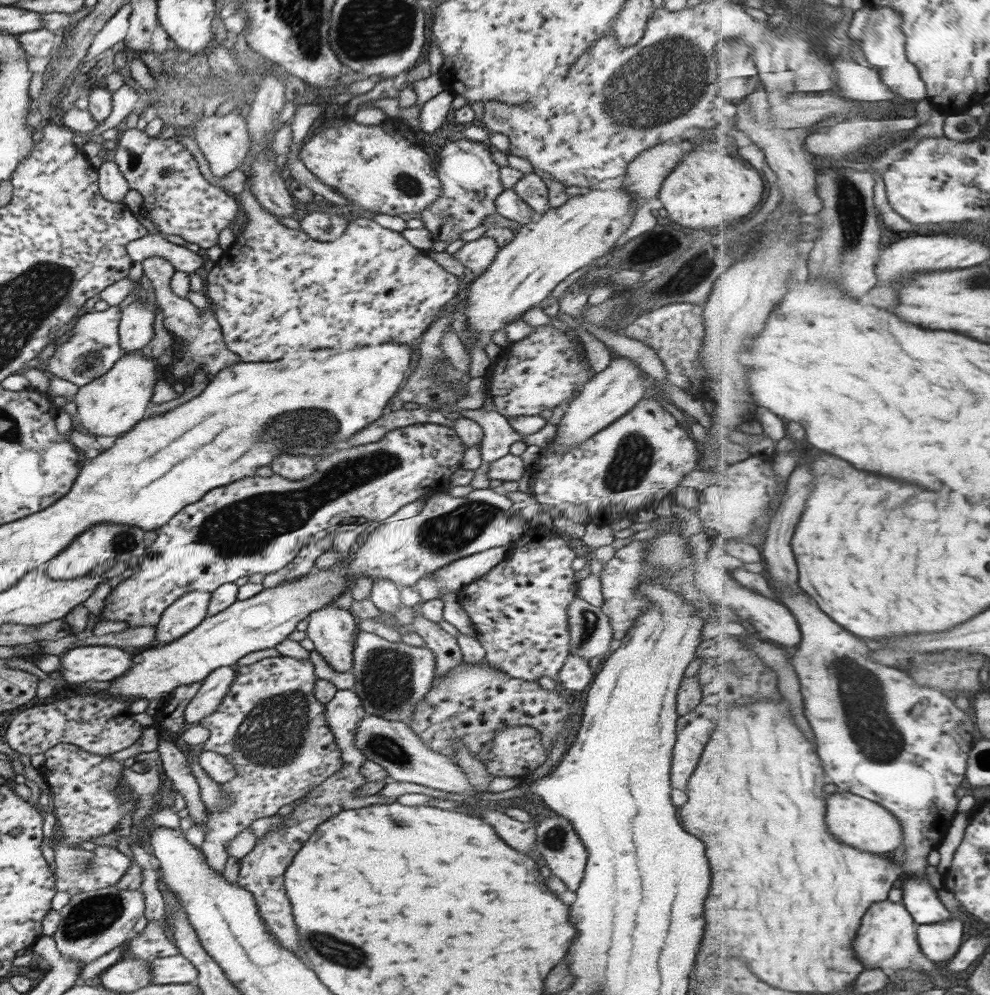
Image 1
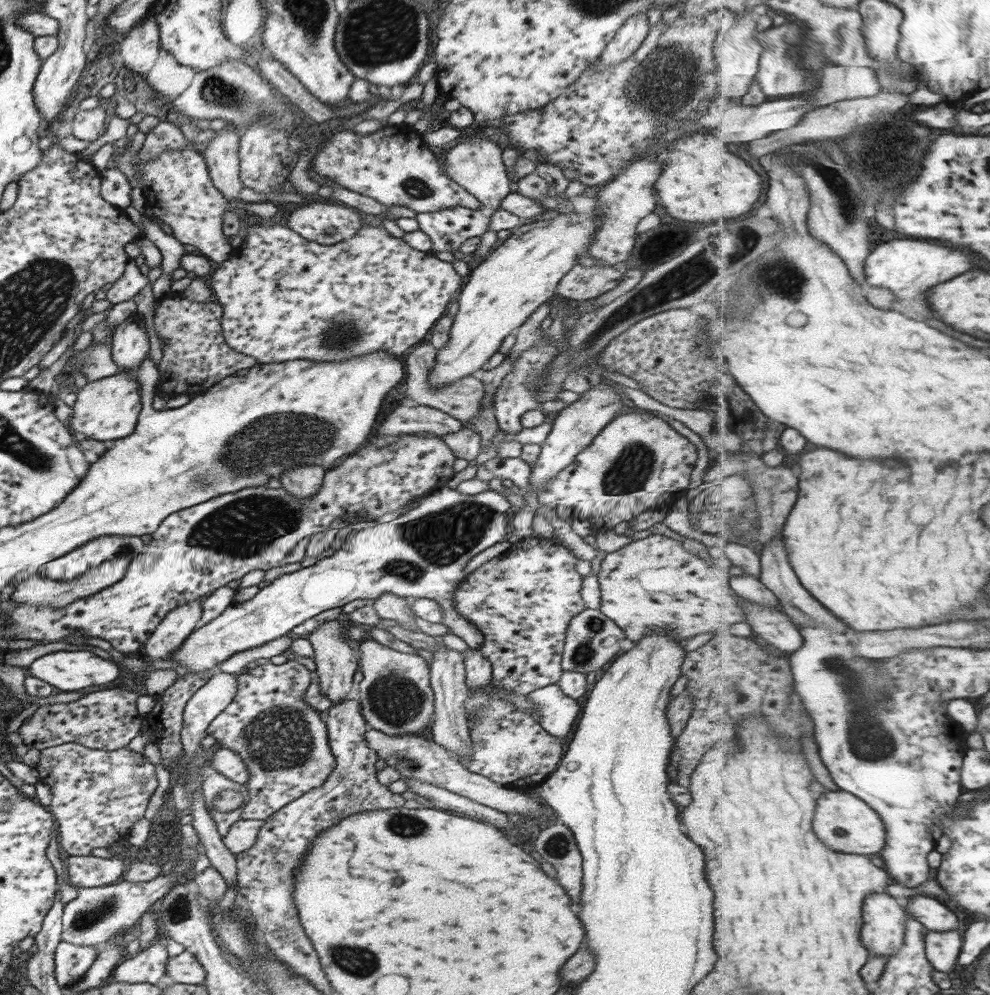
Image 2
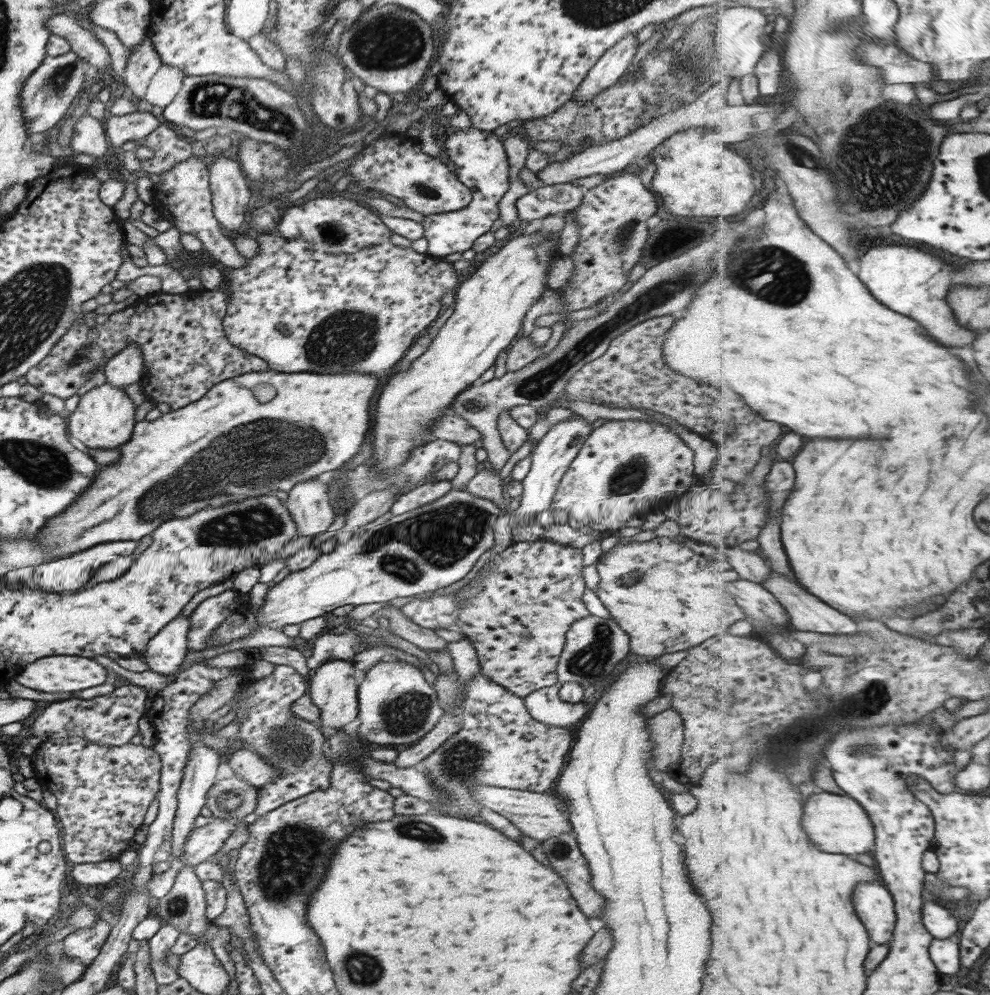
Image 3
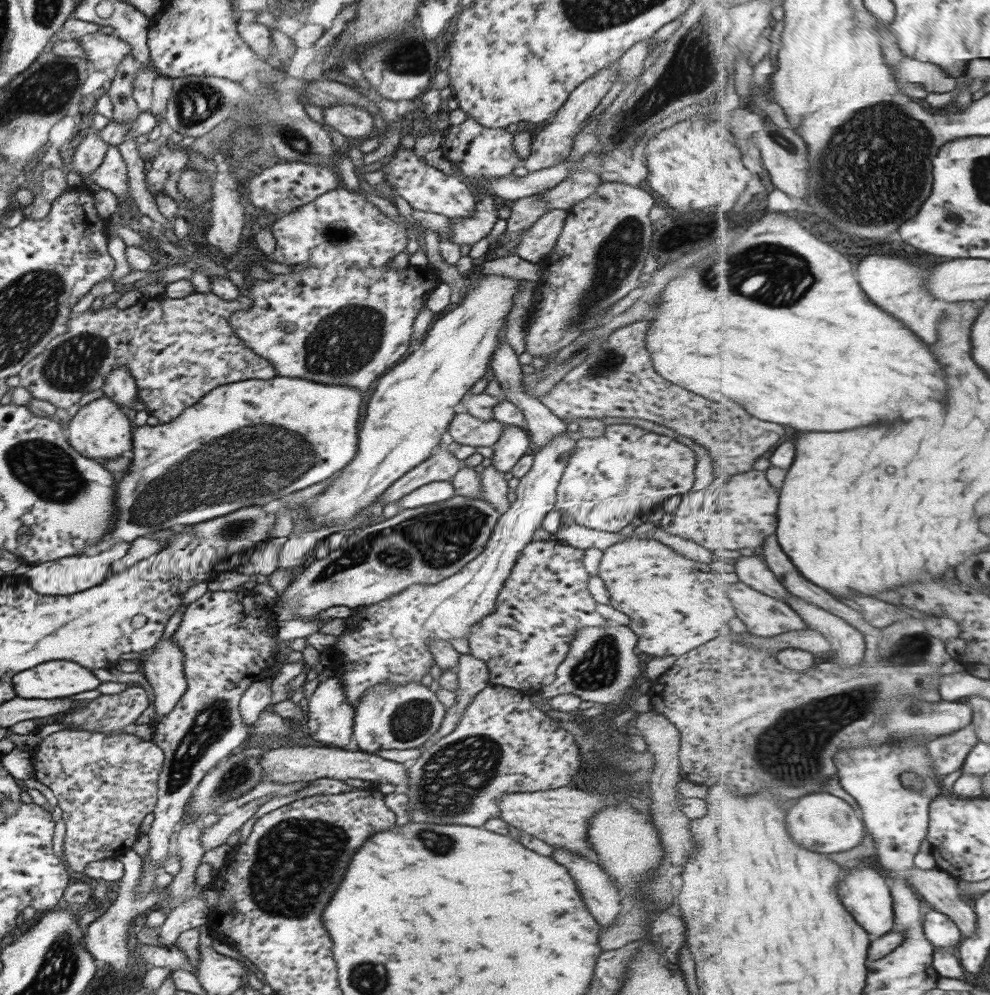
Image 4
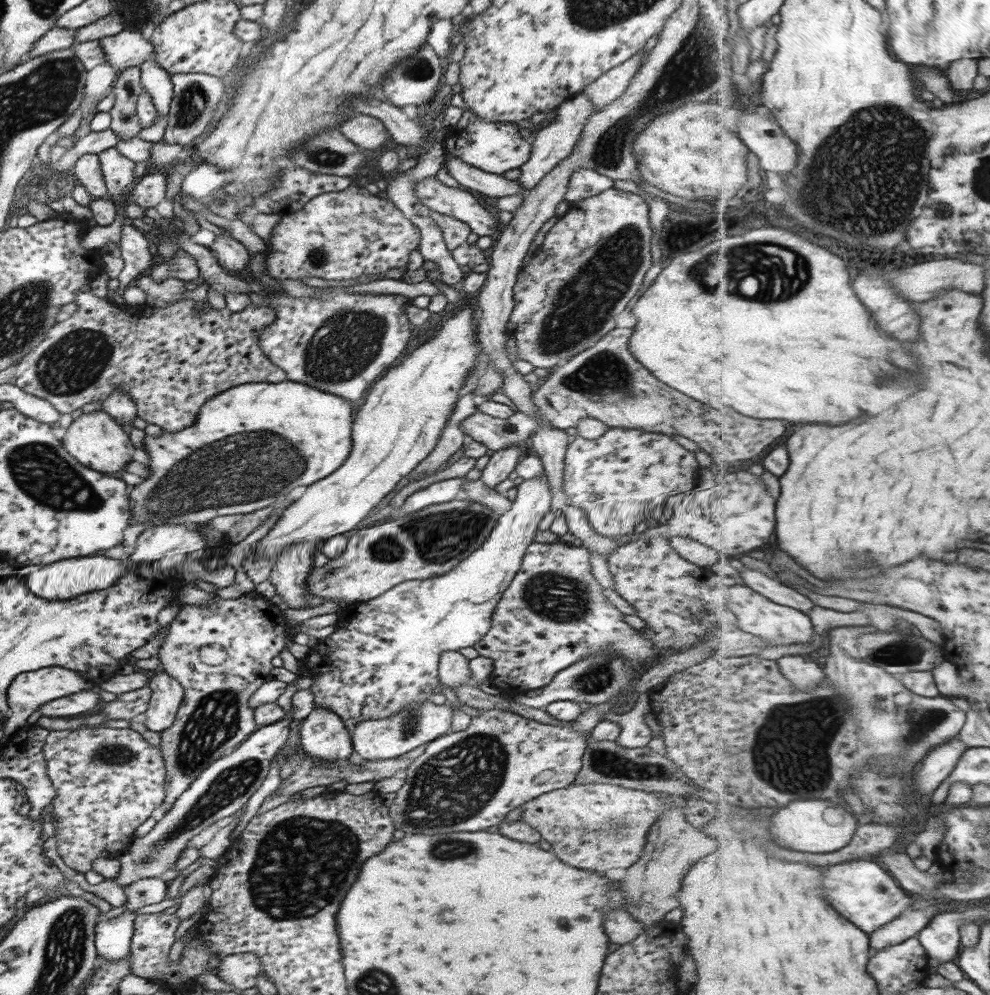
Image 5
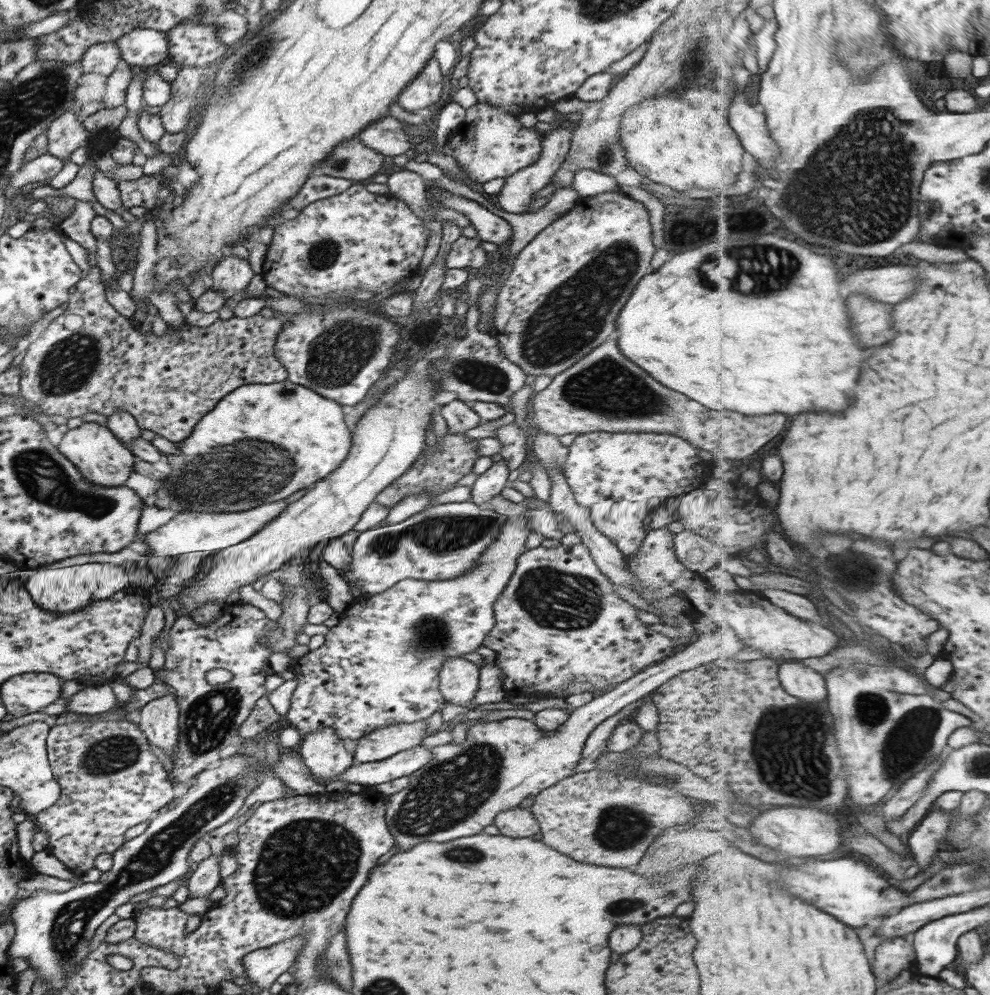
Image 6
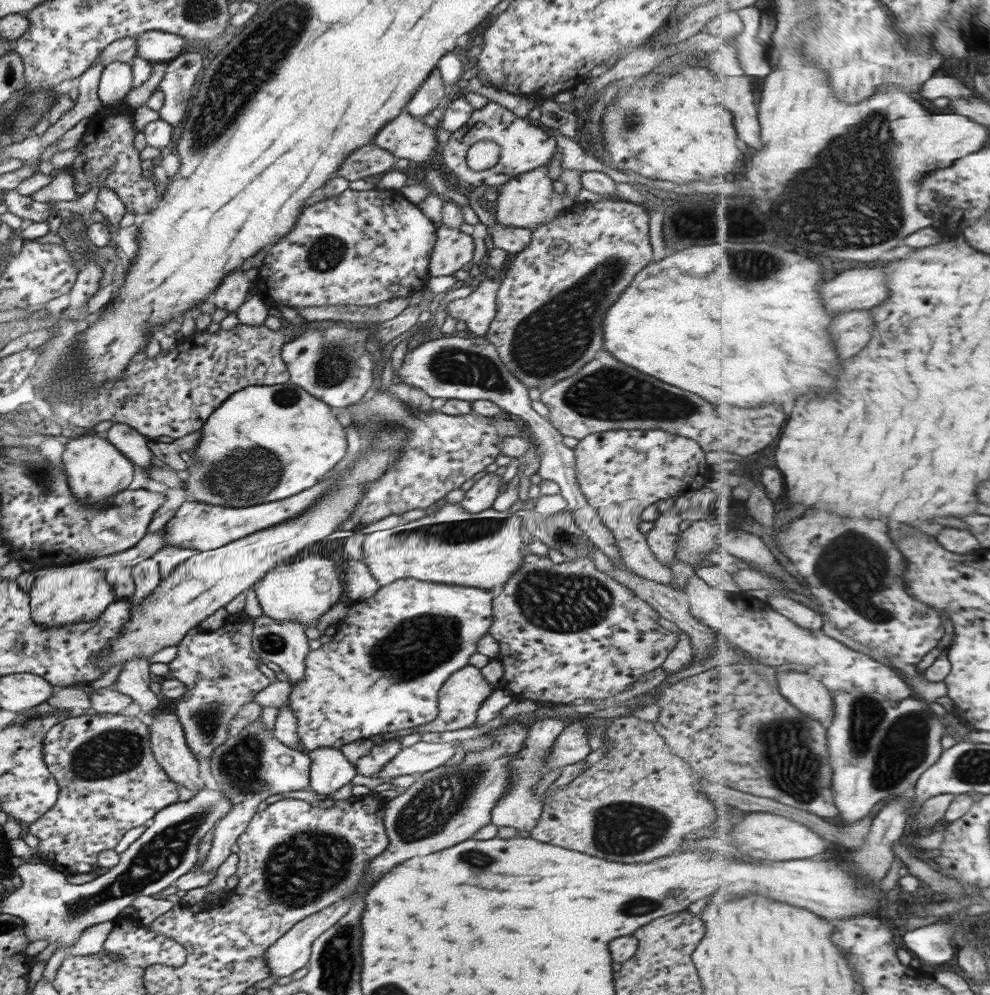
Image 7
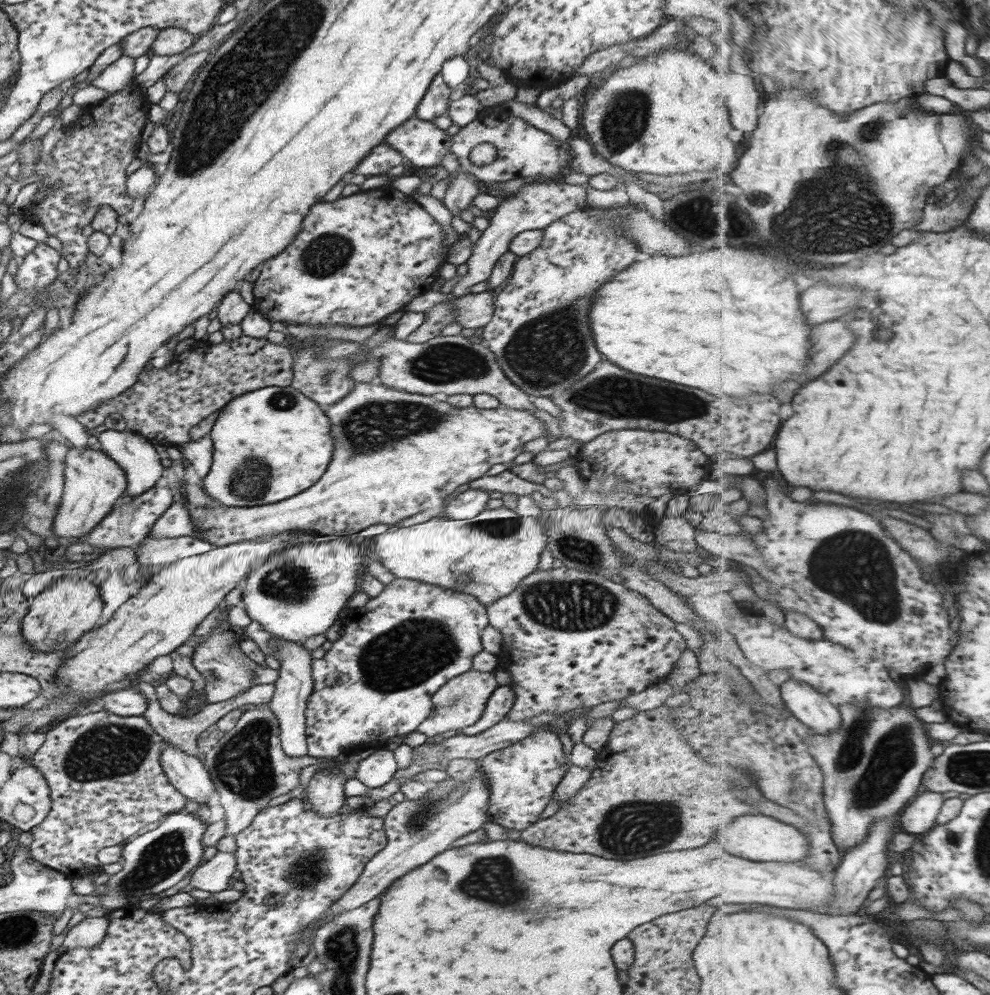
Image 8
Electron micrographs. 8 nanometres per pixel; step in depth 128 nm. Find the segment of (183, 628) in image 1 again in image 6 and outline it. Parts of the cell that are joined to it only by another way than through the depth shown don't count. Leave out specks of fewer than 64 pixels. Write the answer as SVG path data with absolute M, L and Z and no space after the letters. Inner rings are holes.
M165 694L161 698L155 698L144 704L135 713L137 728L145 735L148 744L152 744L161 749L163 754L168 757L173 757L177 751L177 742L179 727L178 726L178 706L177 700L175 700L175 694Z

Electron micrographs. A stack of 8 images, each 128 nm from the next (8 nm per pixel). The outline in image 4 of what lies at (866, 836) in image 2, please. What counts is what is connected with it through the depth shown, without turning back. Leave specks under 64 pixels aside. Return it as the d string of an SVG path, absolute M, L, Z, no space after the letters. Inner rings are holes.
M825 791L795 800L789 808L787 820L793 838L807 850L821 854L855 849L865 840L865 833L868 832L864 818L861 820L857 814L857 808L848 804L843 798Z

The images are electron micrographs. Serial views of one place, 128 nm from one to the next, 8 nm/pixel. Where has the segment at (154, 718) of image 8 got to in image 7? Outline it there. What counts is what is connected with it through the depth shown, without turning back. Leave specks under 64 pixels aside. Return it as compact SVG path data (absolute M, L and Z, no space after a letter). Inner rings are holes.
M129 658L113 682L120 693L125 693L141 712L153 716L161 710L159 696L149 688L152 674L149 673L149 658Z

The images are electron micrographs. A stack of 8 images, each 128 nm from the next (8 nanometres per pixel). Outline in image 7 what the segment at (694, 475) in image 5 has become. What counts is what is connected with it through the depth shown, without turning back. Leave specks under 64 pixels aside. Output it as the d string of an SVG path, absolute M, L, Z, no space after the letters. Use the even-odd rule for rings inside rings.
M608 430L588 434L572 448L575 480L586 503L596 508L599 521L613 536L624 566L645 580L681 591L671 569L653 557L646 538L637 530L641 512L651 503L695 490L718 478L722 467L689 438L662 430Z

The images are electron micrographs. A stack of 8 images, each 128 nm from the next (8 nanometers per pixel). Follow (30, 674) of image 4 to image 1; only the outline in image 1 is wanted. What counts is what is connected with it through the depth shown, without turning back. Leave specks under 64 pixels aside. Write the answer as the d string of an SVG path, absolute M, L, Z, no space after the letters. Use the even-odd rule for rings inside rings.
M86 645L69 649L61 658L58 655L41 654L34 662L35 666L45 672L45 674L53 674L59 672L61 678L67 684L83 684L83 682L107 682L113 678L120 677L125 670L131 668L131 650L117 648L115 646L104 645Z

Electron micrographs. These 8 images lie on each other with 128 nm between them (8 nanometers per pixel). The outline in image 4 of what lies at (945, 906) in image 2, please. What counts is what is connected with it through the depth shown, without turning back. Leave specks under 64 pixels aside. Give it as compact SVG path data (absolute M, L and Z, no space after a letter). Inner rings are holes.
M930 909L924 916L924 932L927 934L927 938L930 940L931 944L933 944L934 948L947 948L949 946L956 949L963 941L959 928L957 928L951 918L947 917L947 914L942 914L934 909Z

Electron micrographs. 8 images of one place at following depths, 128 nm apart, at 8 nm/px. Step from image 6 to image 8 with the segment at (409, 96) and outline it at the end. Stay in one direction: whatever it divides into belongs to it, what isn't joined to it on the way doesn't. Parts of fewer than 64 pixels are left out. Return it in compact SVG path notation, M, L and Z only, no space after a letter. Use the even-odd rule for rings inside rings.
M437 73L427 86L423 98L417 104L413 116L422 121L431 122L447 110L447 100L451 89L443 82L442 76Z

